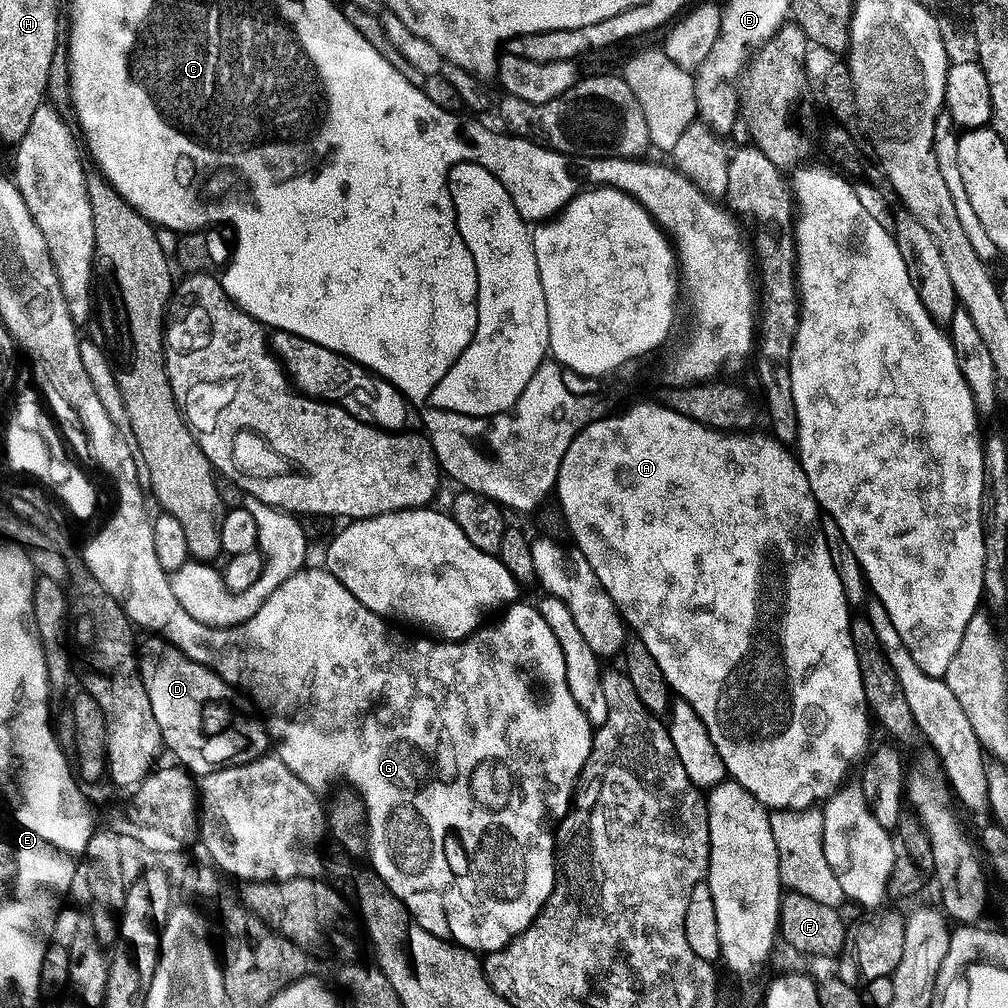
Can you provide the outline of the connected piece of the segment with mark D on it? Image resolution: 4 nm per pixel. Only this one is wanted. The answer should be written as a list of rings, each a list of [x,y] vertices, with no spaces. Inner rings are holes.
[[[148,638],[145,644],[143,641],[138,667],[142,682],[146,686],[146,694],[150,694],[154,718],[158,718],[158,726],[164,735],[165,749],[169,753],[173,752],[180,760],[192,760],[186,764],[186,768],[193,777],[203,778],[215,771],[231,768],[232,765],[252,763],[269,755],[268,725],[262,719],[255,703],[245,693],[223,680],[218,673],[194,662],[186,654],[173,648],[169,641],[159,638]]]

